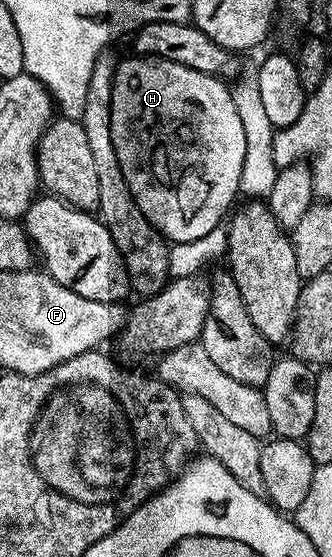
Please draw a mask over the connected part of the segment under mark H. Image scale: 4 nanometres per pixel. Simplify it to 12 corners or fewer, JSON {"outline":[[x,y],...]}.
{"outline":[[121,59],[114,150],[142,214],[192,243],[238,200],[221,77]]}

